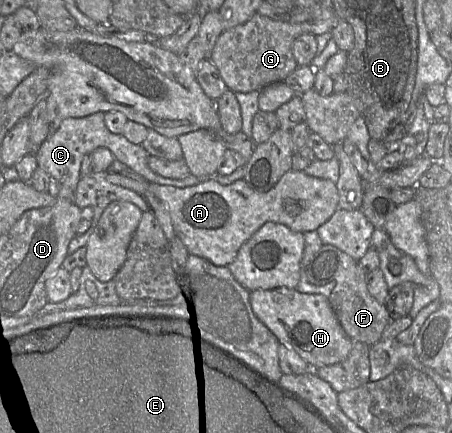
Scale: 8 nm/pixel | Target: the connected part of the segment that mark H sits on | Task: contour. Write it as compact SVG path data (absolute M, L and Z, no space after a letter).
M279 287L252 291L250 301L255 315L280 343L295 350L313 369L340 363L349 355L353 341L339 323L327 297Z

